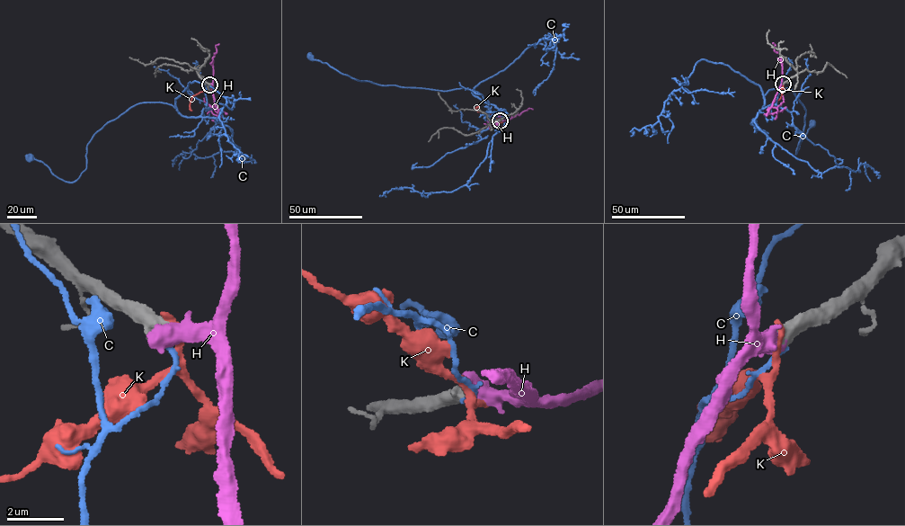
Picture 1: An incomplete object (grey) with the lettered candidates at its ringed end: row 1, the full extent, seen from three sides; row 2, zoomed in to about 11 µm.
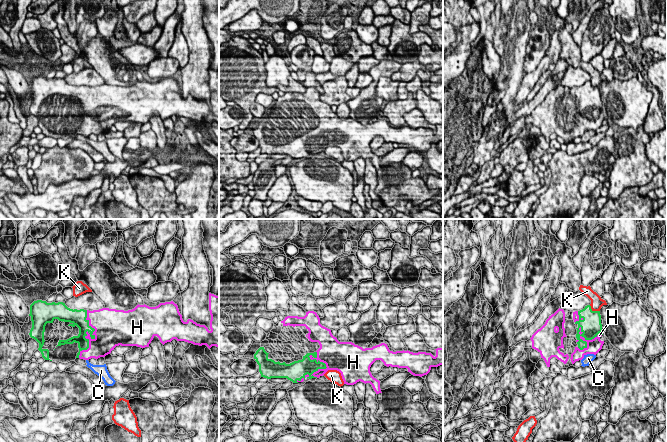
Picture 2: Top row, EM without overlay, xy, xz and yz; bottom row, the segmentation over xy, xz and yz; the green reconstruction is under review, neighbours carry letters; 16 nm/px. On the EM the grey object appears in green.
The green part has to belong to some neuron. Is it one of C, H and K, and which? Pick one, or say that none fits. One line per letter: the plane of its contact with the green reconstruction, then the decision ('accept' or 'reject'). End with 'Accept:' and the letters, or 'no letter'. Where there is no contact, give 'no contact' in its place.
C: no contact; reject
H: contact in xy; accept
K: contact in yz; reject
Accept: H

